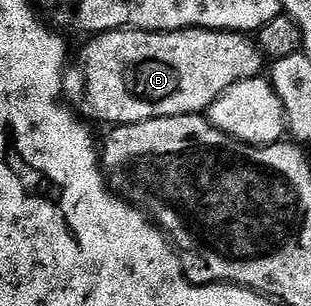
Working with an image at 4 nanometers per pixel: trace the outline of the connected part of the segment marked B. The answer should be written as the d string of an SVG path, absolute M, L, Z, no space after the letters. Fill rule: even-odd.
M107 30L105 34L98 34L87 39L88 46L84 46L80 50L80 78L84 81L84 91L80 94L80 106L85 119L96 122L109 122L109 127L129 126L130 124L138 124L146 120L154 120L155 118L169 118L170 116L186 116L187 114L203 115L214 104L214 100L218 100L218 96L222 96L222 92L226 92L226 88L230 88L234 84L238 84L242 80L250 80L251 78L261 77L263 66L266 66L266 59L260 53L259 46L247 33L237 32L234 30Z

